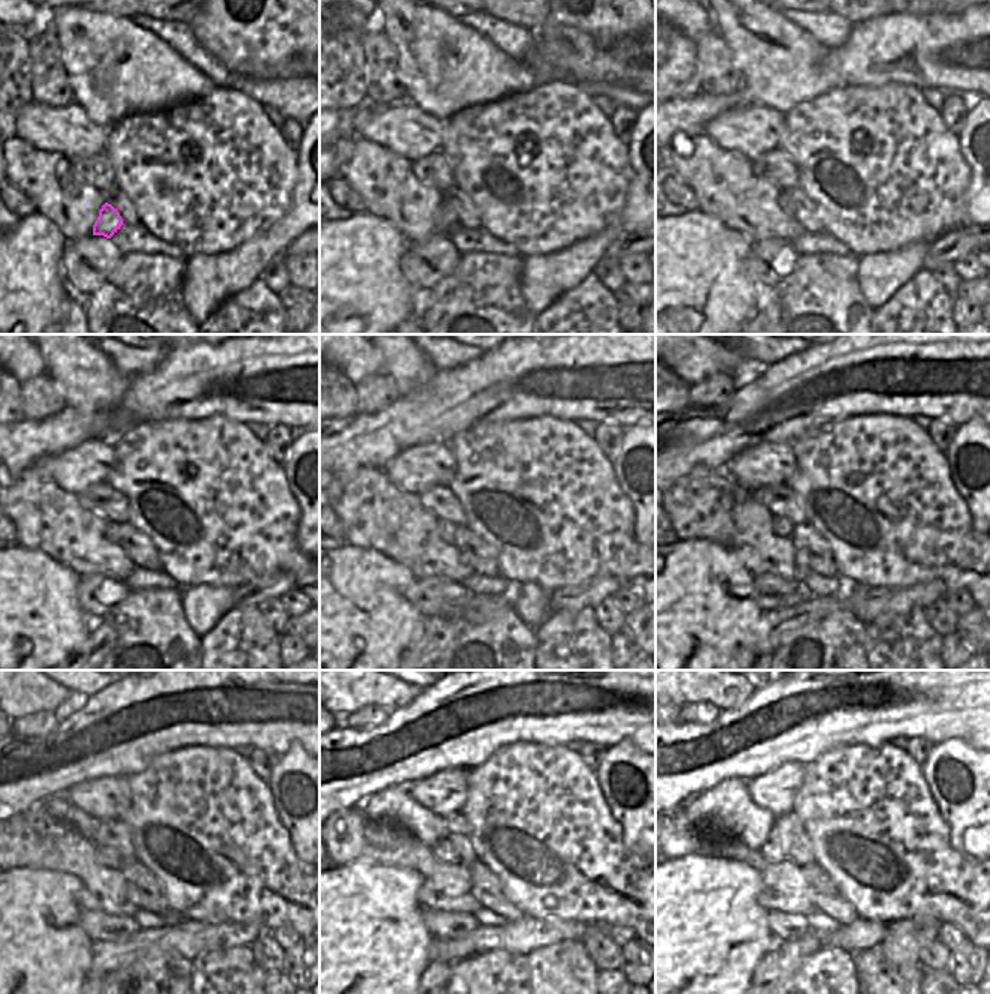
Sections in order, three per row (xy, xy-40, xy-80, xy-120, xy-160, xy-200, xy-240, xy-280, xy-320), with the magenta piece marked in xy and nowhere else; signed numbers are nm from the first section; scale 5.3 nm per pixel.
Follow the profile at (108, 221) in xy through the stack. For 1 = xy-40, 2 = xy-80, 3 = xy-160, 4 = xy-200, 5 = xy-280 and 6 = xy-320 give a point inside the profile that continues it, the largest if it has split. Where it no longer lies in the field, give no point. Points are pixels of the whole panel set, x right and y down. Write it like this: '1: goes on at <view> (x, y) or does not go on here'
1: goes on at xy-40 (447, 219)
2: goes on at xy-80 (783, 201)
3: goes on at xy-160 (446, 529)
4: goes on at xy-200 (782, 526)
5: goes on at xy-280 (443, 852)
6: goes on at xy-320 (771, 850)

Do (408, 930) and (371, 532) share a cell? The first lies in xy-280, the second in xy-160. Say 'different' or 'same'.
different

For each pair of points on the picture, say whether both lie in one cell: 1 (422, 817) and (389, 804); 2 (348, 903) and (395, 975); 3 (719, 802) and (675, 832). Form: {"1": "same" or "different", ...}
{"1": "same", "2": "same", "3": "different"}

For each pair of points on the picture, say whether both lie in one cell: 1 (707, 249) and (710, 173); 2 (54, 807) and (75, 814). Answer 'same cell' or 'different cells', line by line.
1: different cells
2: same cell

